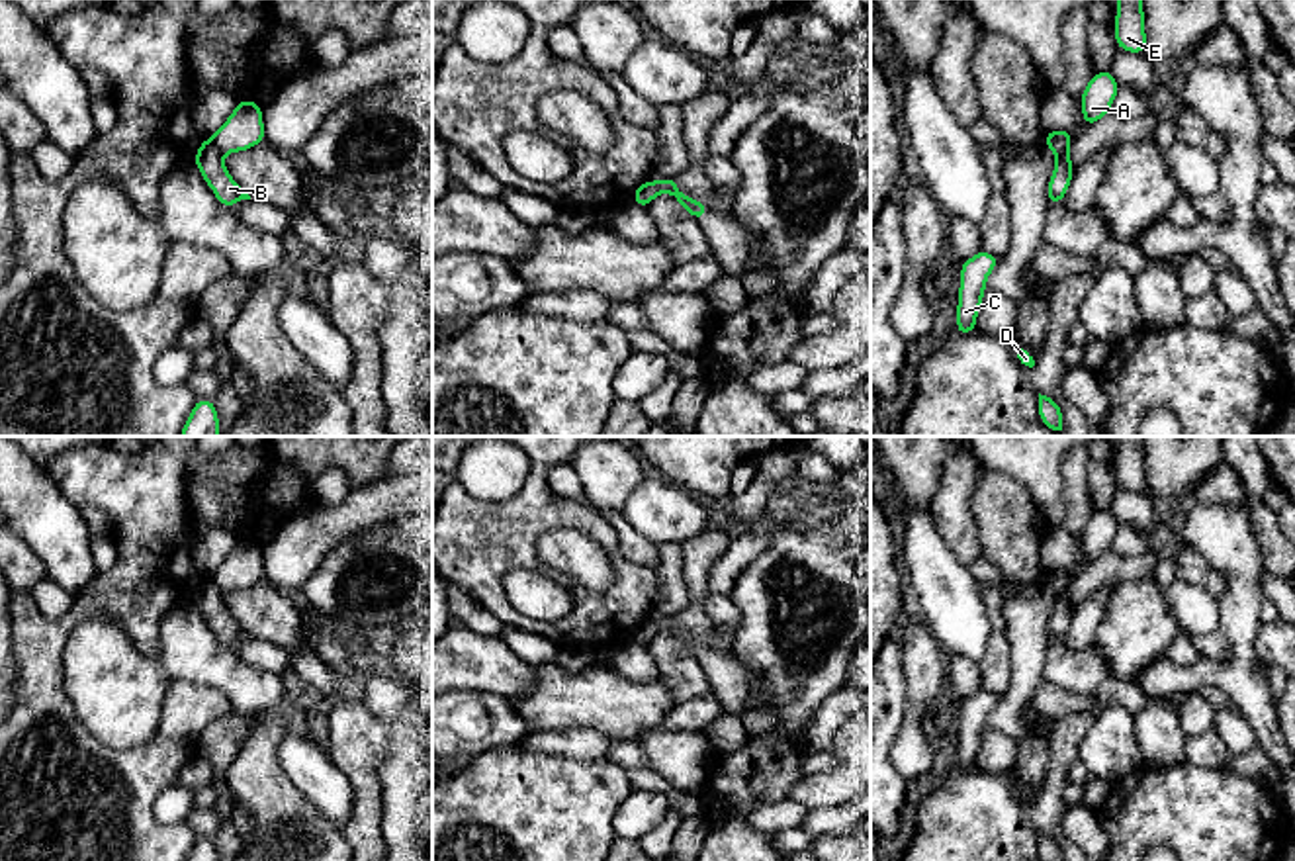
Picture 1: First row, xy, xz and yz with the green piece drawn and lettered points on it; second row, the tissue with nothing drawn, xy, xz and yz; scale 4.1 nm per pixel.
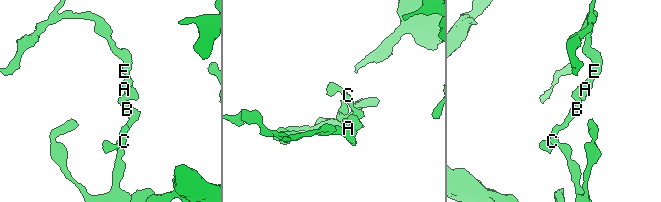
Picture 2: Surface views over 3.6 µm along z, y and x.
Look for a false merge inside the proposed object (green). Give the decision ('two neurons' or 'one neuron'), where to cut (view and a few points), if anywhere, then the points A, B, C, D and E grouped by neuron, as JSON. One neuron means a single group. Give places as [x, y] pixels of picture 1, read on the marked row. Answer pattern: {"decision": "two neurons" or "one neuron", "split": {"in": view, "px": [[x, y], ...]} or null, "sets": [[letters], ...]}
{"decision": "two neurons", "split": {"in": "xy", "px": [[210, 139], [222, 155]]}, "sets": [["A", "E"], ["B", "C", "D"]]}

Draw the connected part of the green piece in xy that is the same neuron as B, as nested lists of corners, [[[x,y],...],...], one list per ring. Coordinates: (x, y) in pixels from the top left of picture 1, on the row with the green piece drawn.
[[[203,139],[200,143],[194,162],[223,207],[250,200],[250,196],[243,192],[235,178],[227,172],[223,155],[217,151],[211,139]]]

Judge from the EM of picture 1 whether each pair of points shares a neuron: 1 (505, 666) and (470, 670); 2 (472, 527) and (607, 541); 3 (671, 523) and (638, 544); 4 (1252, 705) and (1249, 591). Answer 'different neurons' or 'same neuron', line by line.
1: same neuron
2: same neuron
3: different neurons
4: same neuron

